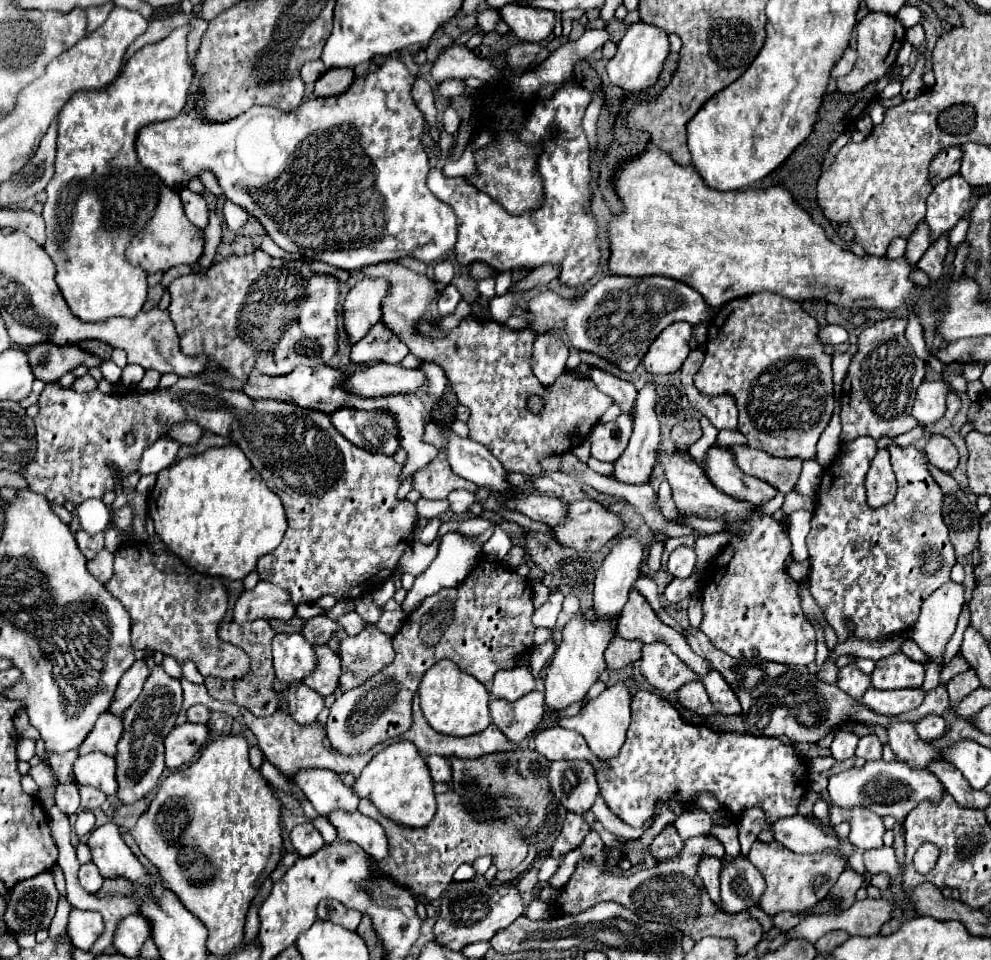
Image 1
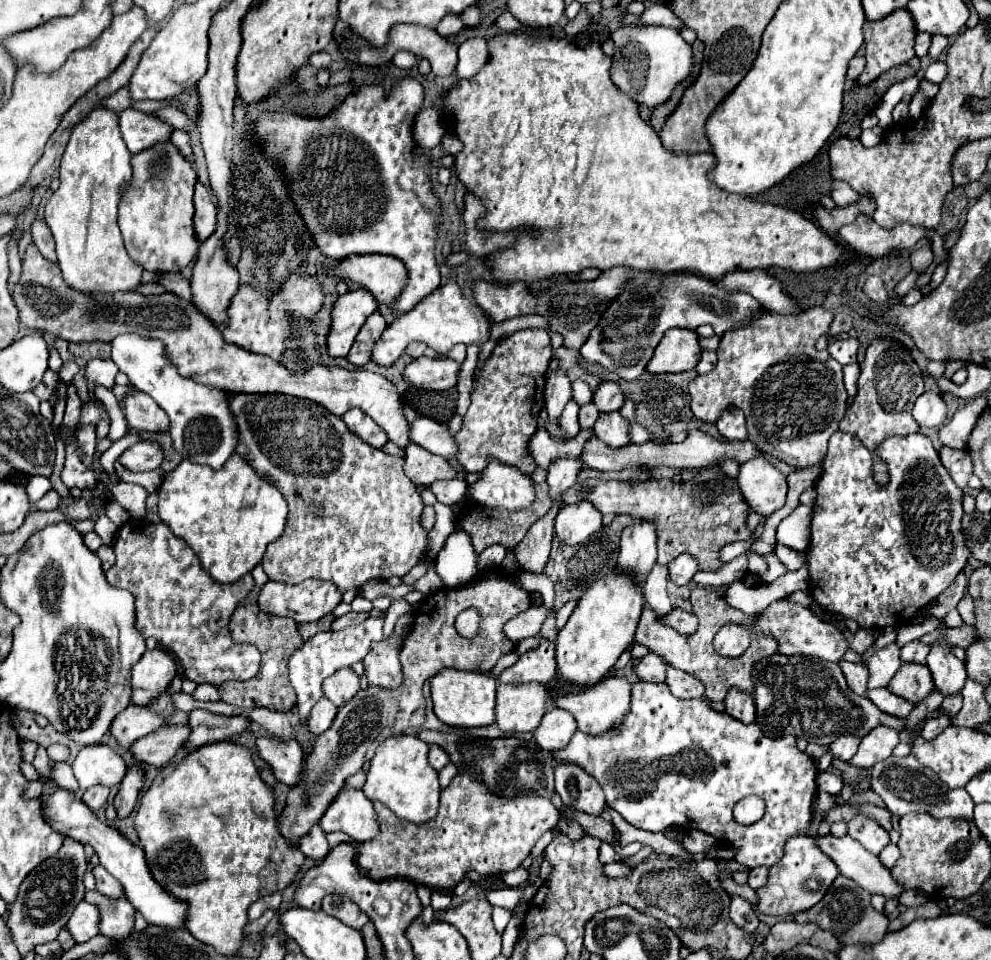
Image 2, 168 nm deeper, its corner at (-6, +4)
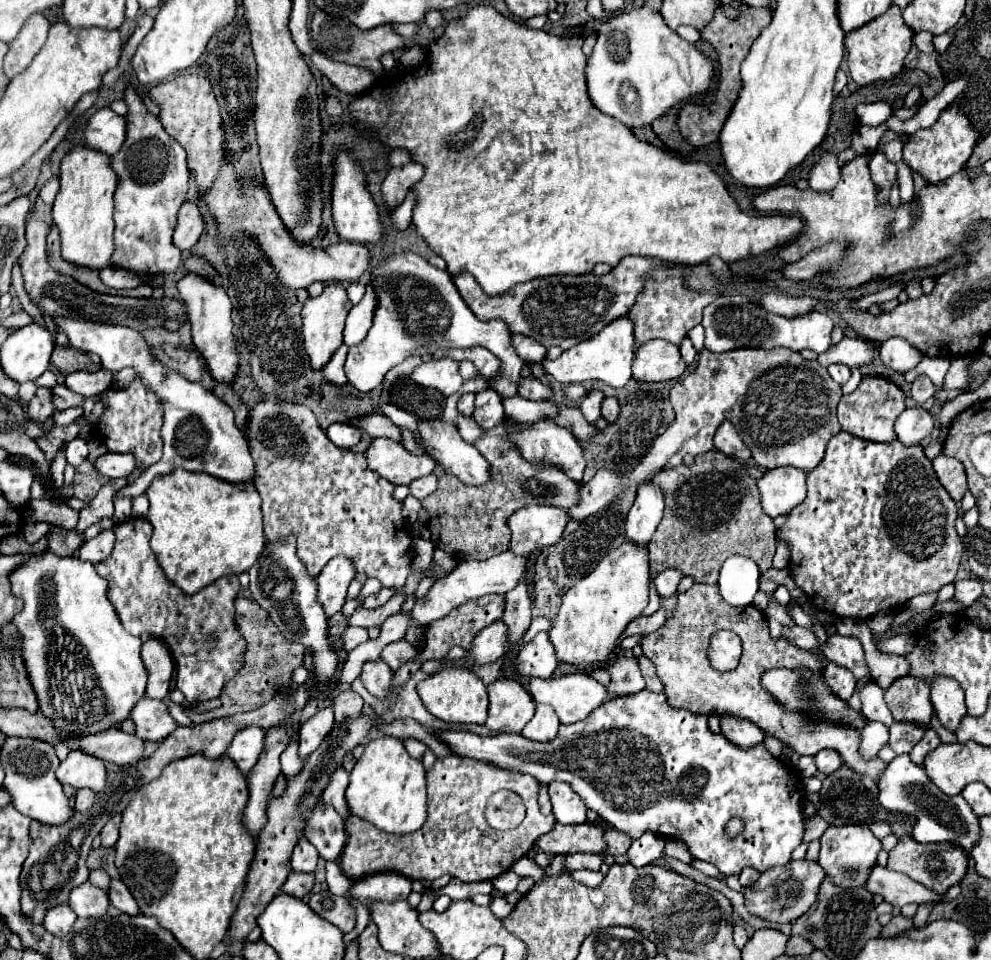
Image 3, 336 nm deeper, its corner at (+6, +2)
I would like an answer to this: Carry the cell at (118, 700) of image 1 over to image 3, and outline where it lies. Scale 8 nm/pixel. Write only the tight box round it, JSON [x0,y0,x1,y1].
[141,638,173,700]

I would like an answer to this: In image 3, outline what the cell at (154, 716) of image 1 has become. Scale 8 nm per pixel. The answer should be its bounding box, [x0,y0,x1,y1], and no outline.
[101,814,121,846]

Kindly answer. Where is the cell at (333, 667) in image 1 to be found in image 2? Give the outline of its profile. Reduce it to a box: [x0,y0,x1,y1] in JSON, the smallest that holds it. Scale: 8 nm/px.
[323,668,361,706]

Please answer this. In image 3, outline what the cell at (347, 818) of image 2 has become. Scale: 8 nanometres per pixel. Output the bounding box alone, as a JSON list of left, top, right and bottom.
[321,768,351,818]

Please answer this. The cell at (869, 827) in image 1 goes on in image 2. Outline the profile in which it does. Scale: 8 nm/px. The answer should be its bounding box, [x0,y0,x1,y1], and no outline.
[847,816,891,854]

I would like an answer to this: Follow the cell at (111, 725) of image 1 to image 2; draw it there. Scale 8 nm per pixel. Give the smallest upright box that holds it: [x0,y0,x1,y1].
[111,706,167,750]

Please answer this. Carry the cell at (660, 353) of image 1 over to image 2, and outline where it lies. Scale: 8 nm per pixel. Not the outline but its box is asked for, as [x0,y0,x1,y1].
[647,328,701,374]

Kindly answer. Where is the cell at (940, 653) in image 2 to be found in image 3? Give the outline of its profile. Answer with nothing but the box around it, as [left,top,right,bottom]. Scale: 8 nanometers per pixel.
[929,676,965,730]

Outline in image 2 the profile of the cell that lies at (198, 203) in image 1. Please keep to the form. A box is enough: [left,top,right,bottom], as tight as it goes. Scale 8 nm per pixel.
[193,182,217,242]

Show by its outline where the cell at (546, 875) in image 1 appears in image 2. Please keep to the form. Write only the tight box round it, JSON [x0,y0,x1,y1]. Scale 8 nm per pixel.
[485,886,535,910]

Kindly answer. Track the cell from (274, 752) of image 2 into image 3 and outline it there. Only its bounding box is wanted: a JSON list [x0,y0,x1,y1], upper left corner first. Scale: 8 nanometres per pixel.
[225,726,267,774]

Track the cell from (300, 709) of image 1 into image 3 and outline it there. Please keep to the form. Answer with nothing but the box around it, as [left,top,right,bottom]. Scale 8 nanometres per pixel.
[299,708,333,758]

